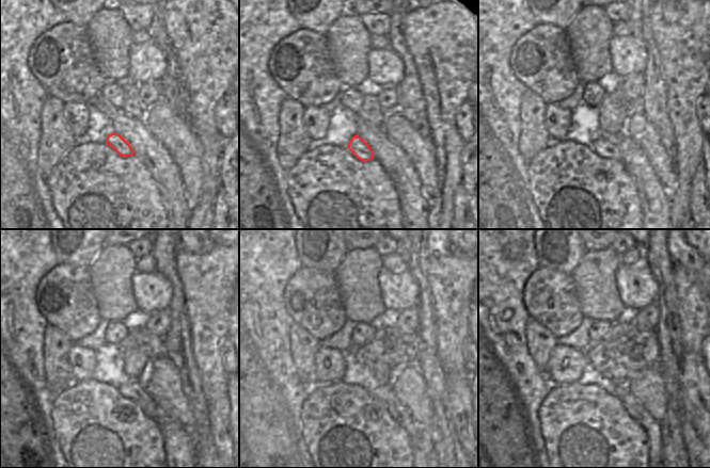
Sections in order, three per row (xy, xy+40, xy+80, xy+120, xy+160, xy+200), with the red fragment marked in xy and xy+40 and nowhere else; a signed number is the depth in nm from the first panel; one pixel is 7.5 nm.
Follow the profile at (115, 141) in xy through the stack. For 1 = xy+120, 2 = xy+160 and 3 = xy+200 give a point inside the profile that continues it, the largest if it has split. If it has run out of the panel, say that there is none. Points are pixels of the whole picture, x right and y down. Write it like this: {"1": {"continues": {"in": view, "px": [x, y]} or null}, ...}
{"1": {"continues": {"in": "xy+120", "px": [133, 390]}}, "2": {"continues": {"in": "xy+160", "px": [395, 408]}}, "3": {"continues": {"in": "xy+200", "px": [652, 428]}}}

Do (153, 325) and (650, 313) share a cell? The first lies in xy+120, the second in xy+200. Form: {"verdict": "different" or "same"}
{"verdict": "same"}

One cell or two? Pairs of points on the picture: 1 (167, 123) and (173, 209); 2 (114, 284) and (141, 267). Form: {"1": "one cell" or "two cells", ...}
{"1": "two cells", "2": "two cells"}

